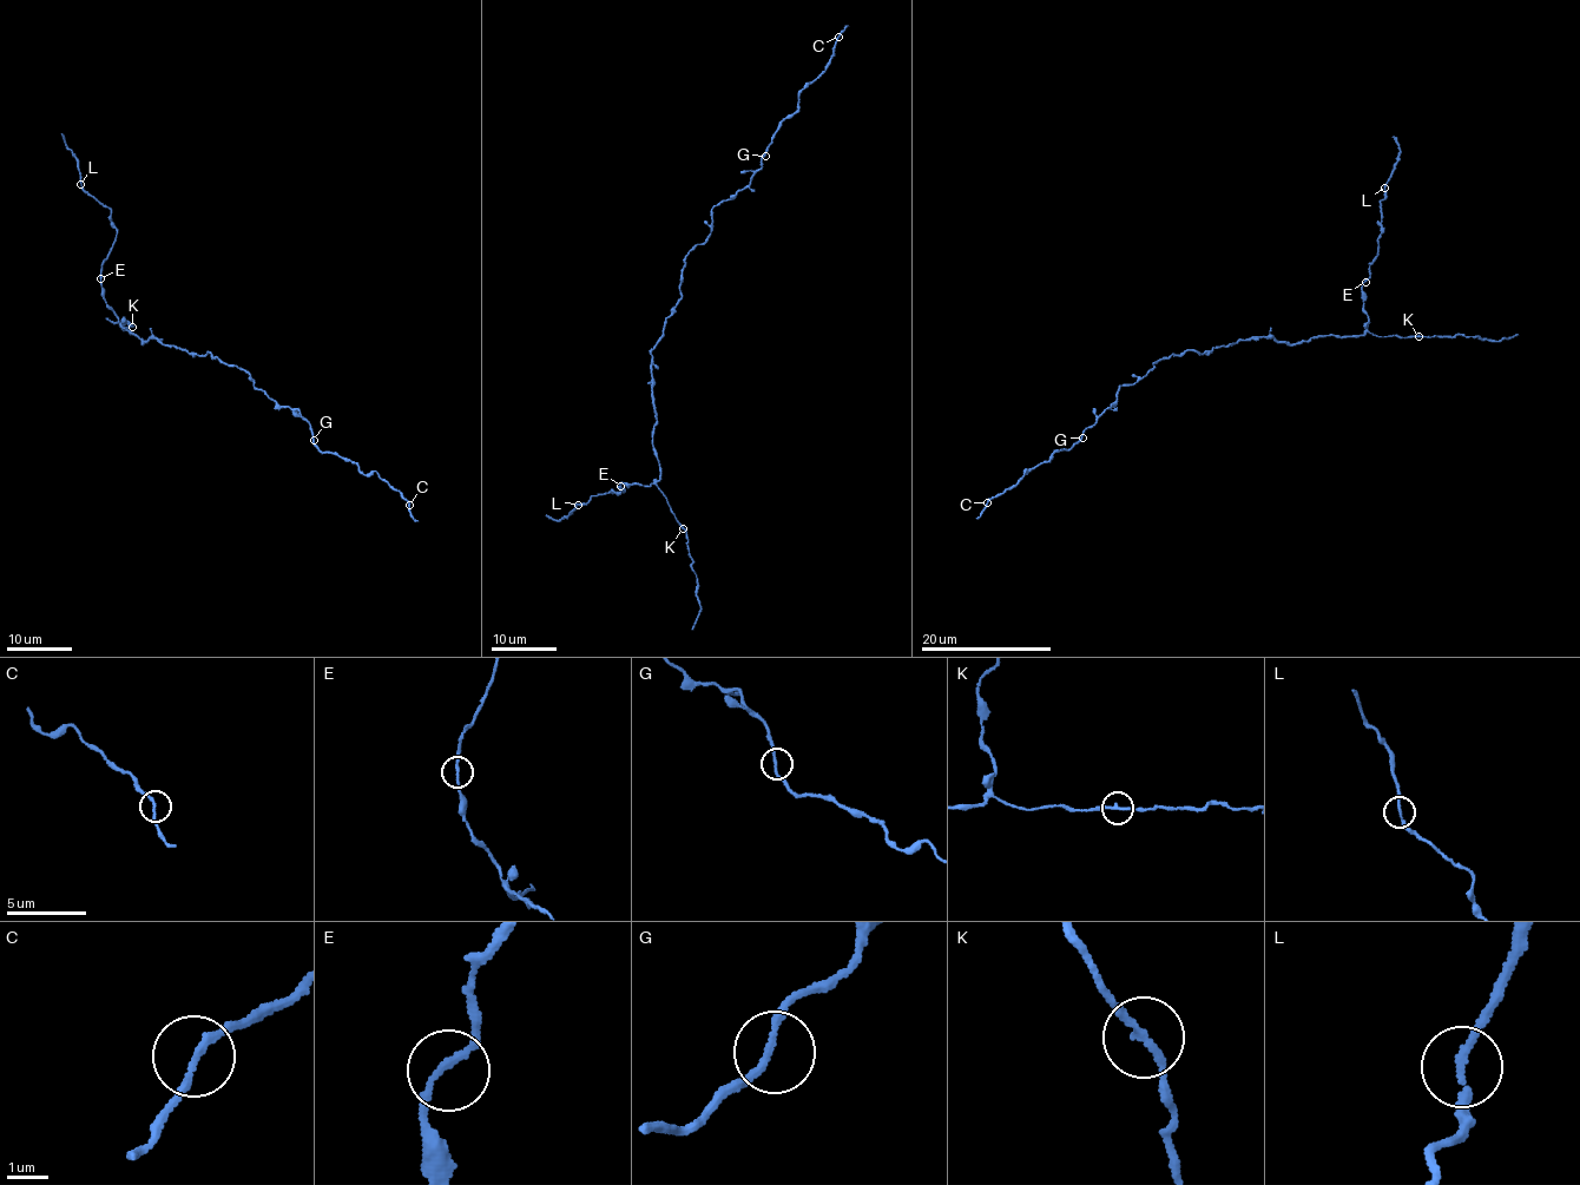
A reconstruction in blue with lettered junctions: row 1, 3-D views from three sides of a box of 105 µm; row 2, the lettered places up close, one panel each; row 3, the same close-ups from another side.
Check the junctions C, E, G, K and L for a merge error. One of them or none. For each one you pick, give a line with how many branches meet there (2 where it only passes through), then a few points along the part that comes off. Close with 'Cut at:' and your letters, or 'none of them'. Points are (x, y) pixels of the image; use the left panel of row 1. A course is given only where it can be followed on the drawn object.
Cut at: none of them

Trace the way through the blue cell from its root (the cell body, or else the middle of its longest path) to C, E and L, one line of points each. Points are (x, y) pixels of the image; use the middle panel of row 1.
C: (665, 320), (680, 297), (685, 255), (710, 234), (712, 209), (749, 183), (838, 37)
E: (665, 320), (664, 336), (651, 351), (657, 420), (652, 446), (660, 478), (647, 485), (620, 486)
L: (665, 320), (651, 351), (660, 478), (621, 482), (623, 491), (578, 504)

